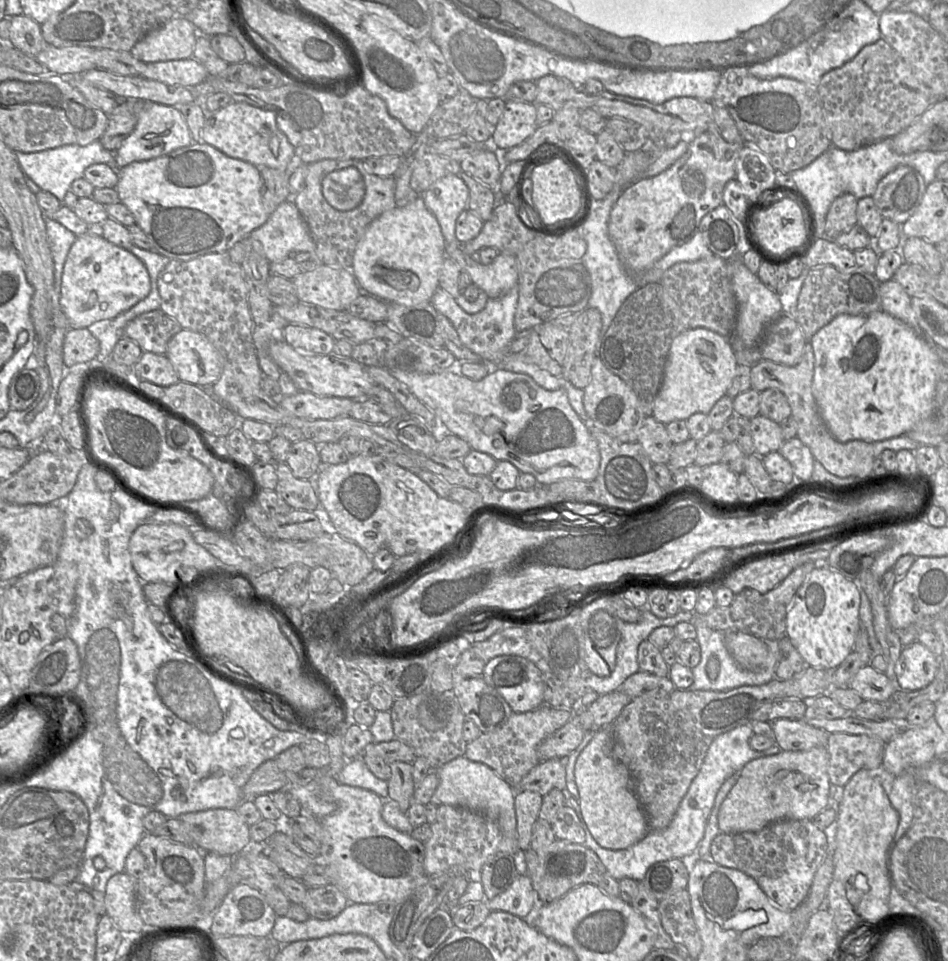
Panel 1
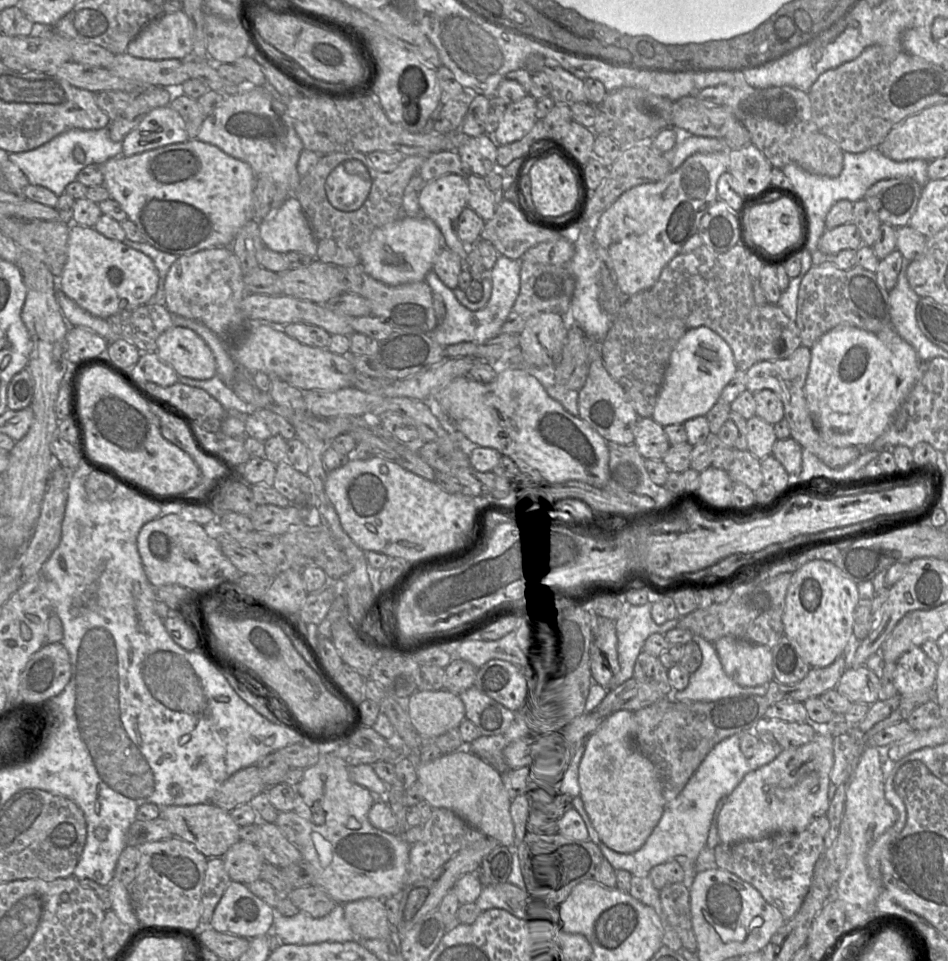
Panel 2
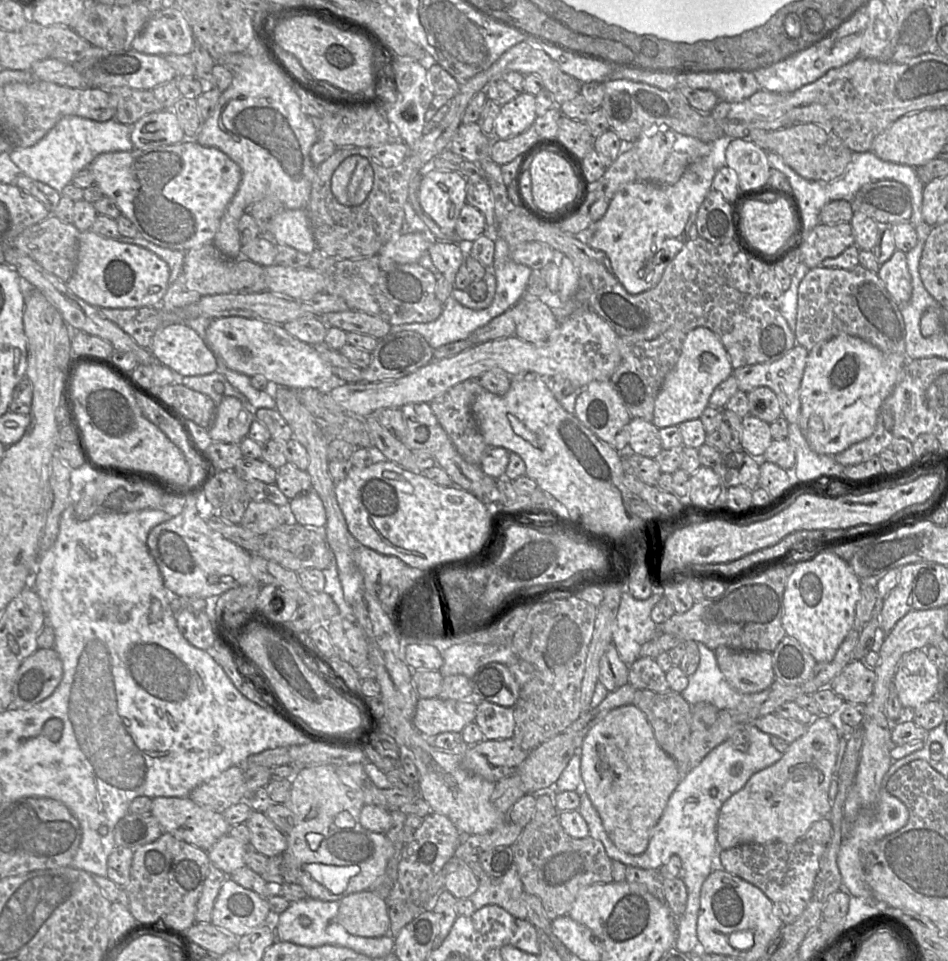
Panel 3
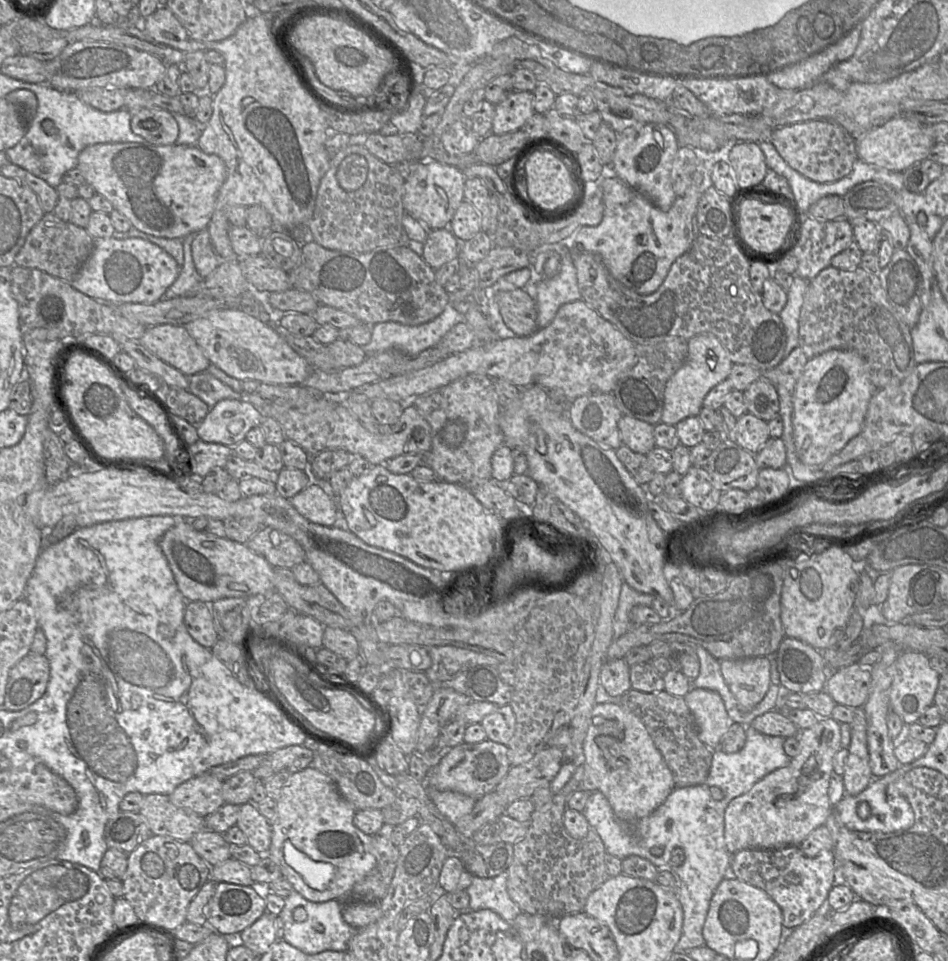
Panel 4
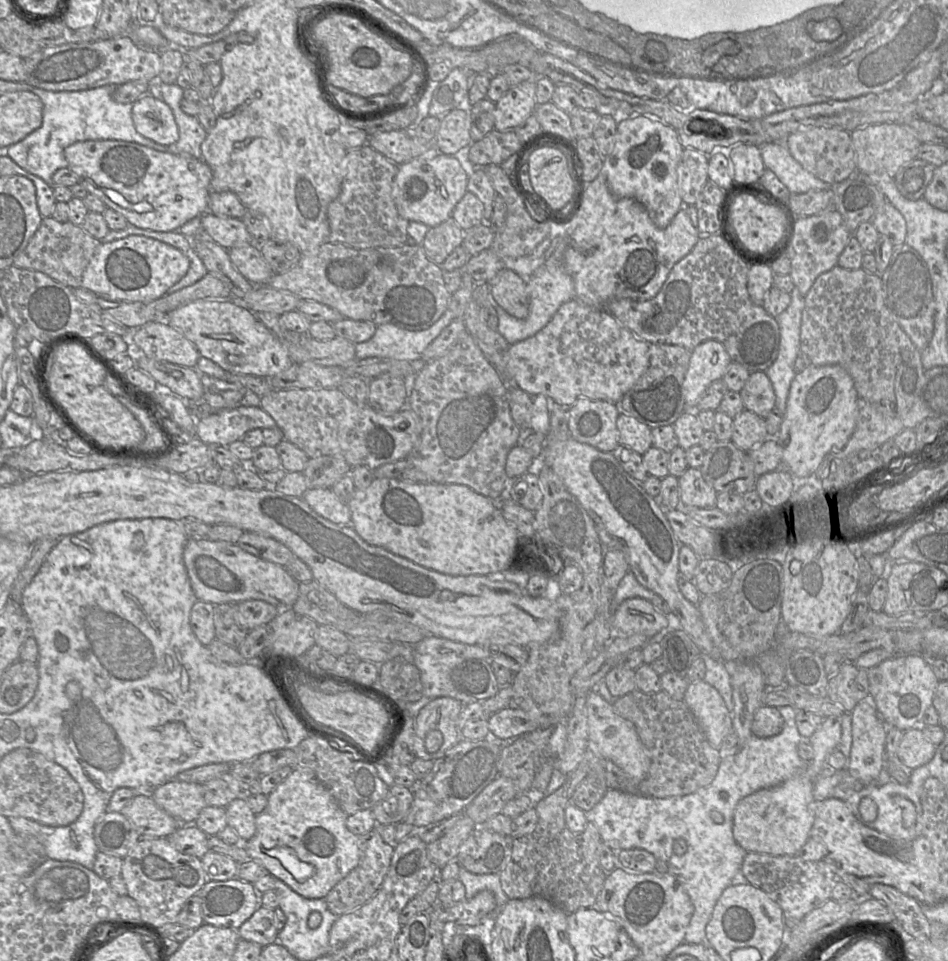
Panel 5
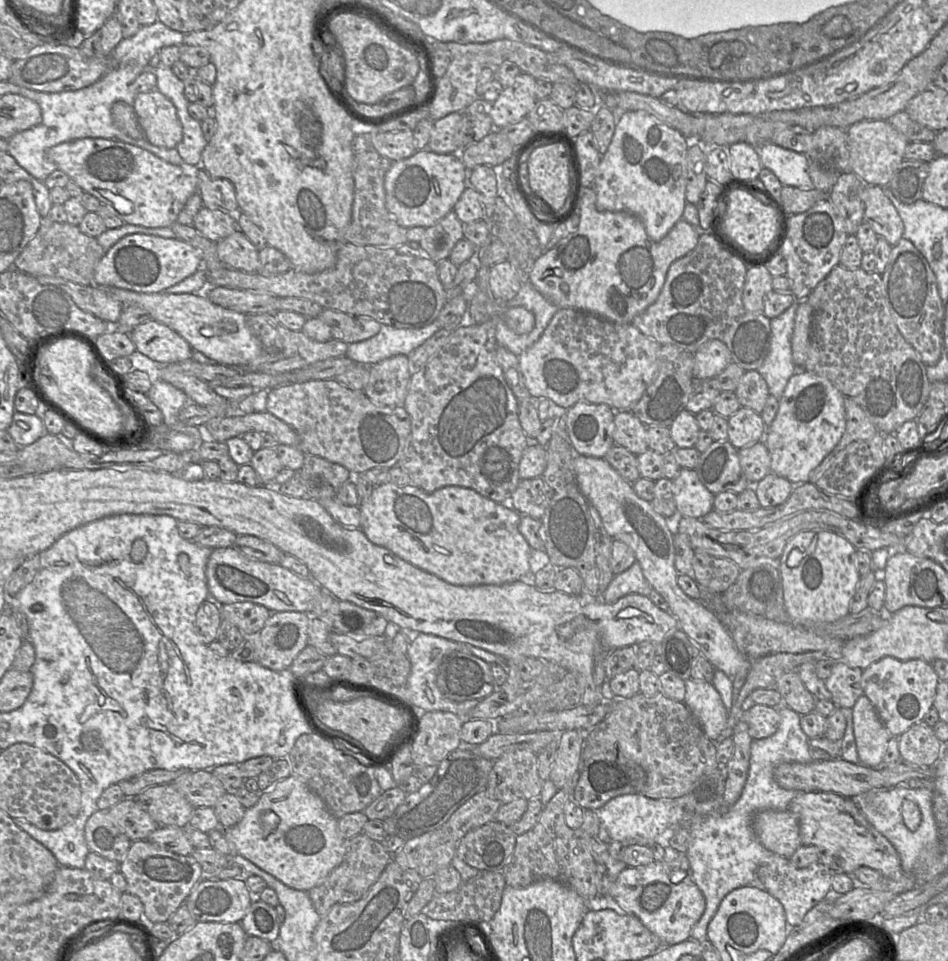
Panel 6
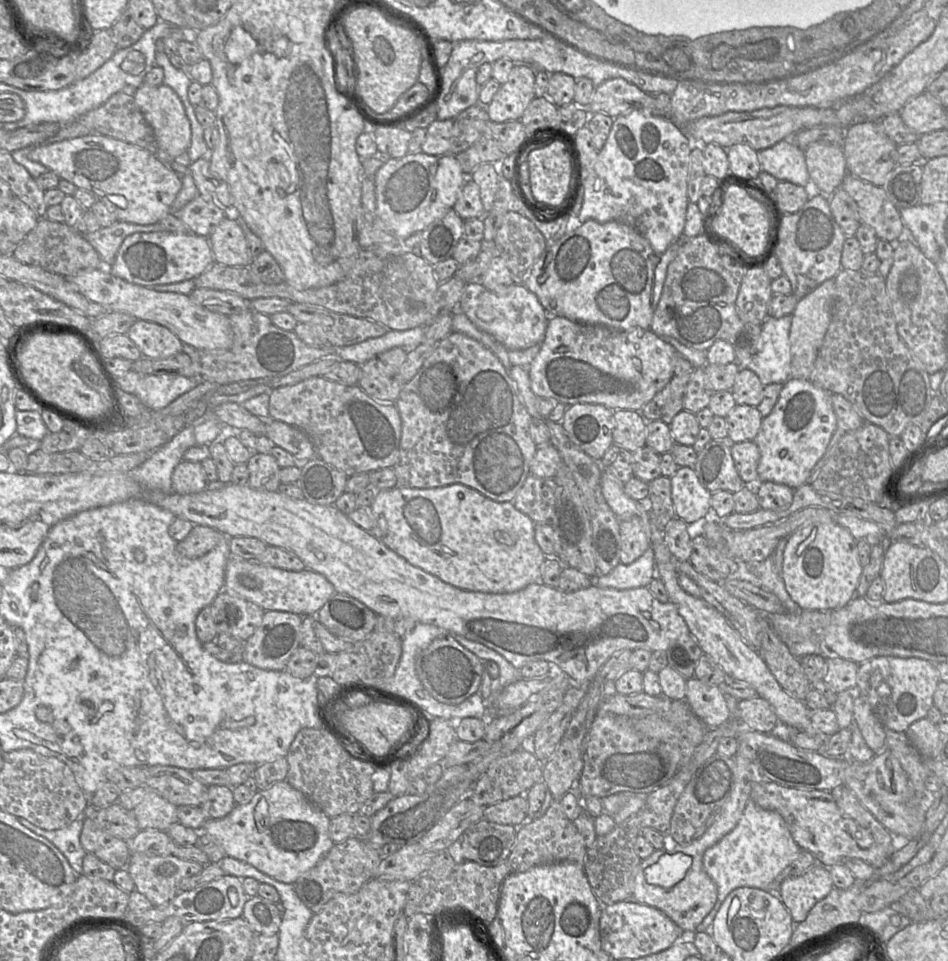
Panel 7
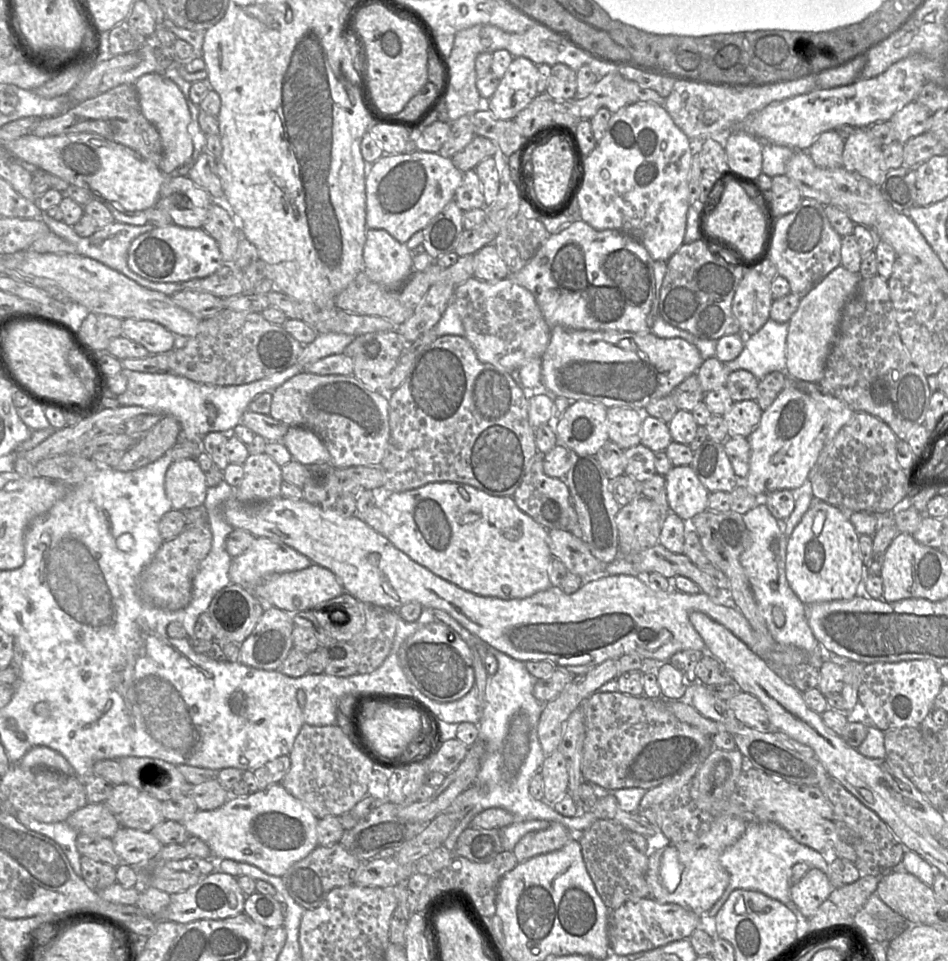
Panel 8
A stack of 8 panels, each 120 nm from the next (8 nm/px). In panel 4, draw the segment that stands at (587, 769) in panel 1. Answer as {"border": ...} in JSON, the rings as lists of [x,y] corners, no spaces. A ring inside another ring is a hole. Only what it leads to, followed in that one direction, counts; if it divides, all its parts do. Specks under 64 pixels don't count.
{"border":[[[616,702],[595,704],[582,748],[580,761],[590,766],[598,776],[598,791],[607,798],[618,819],[634,824],[654,812],[676,788],[671,770],[654,745],[643,722]]]}

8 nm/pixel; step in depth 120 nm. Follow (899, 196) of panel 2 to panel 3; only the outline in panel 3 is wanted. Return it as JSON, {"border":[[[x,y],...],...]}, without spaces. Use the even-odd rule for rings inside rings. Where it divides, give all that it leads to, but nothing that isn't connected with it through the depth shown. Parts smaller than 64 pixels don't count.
{"border":[[[879,180],[863,185],[850,203],[853,212],[862,212],[878,224],[909,222],[912,215],[909,189],[894,180]]]}

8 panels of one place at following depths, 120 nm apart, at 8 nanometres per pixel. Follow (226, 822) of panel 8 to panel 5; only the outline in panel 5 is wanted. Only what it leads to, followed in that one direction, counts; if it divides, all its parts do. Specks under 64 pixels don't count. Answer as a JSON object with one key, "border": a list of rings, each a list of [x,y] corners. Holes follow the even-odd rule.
{"border":[[[296,768],[268,795],[267,807],[256,815],[255,835],[243,844],[250,859],[263,865],[299,895],[307,899],[324,898],[359,863],[359,837],[346,827],[347,817],[311,769]]]}

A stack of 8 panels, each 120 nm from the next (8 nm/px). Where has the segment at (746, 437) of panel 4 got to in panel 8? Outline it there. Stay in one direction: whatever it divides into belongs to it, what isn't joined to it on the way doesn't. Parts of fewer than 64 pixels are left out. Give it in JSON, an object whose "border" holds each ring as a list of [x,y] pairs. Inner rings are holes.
{"border":[[[756,400],[734,402],[722,415],[728,436],[748,437],[758,428],[762,413]]]}

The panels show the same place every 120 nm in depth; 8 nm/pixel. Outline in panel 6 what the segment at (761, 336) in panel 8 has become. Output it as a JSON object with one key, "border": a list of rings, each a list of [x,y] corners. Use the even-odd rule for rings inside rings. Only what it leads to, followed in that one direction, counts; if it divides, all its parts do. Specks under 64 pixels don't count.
{"border":[[[796,300],[779,316],[771,319],[769,352],[757,370],[766,381],[770,395],[780,400],[785,387],[799,369],[792,357],[792,335],[799,301]]]}

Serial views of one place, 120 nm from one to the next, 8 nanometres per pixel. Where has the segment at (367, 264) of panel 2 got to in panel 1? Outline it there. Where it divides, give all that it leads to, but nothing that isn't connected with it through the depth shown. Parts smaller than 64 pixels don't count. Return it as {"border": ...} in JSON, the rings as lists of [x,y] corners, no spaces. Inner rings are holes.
{"border":[[[418,196],[404,207],[394,207],[374,219],[356,246],[351,272],[363,293],[387,303],[414,306],[431,302],[439,287],[439,275],[445,259],[445,240],[440,225]]]}

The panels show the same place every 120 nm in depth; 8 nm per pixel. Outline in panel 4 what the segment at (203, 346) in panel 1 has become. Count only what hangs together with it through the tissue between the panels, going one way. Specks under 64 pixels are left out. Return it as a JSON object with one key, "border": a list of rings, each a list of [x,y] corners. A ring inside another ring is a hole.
{"border":[[[183,325],[147,327],[140,343],[185,376],[206,371],[210,365],[209,359]]]}

